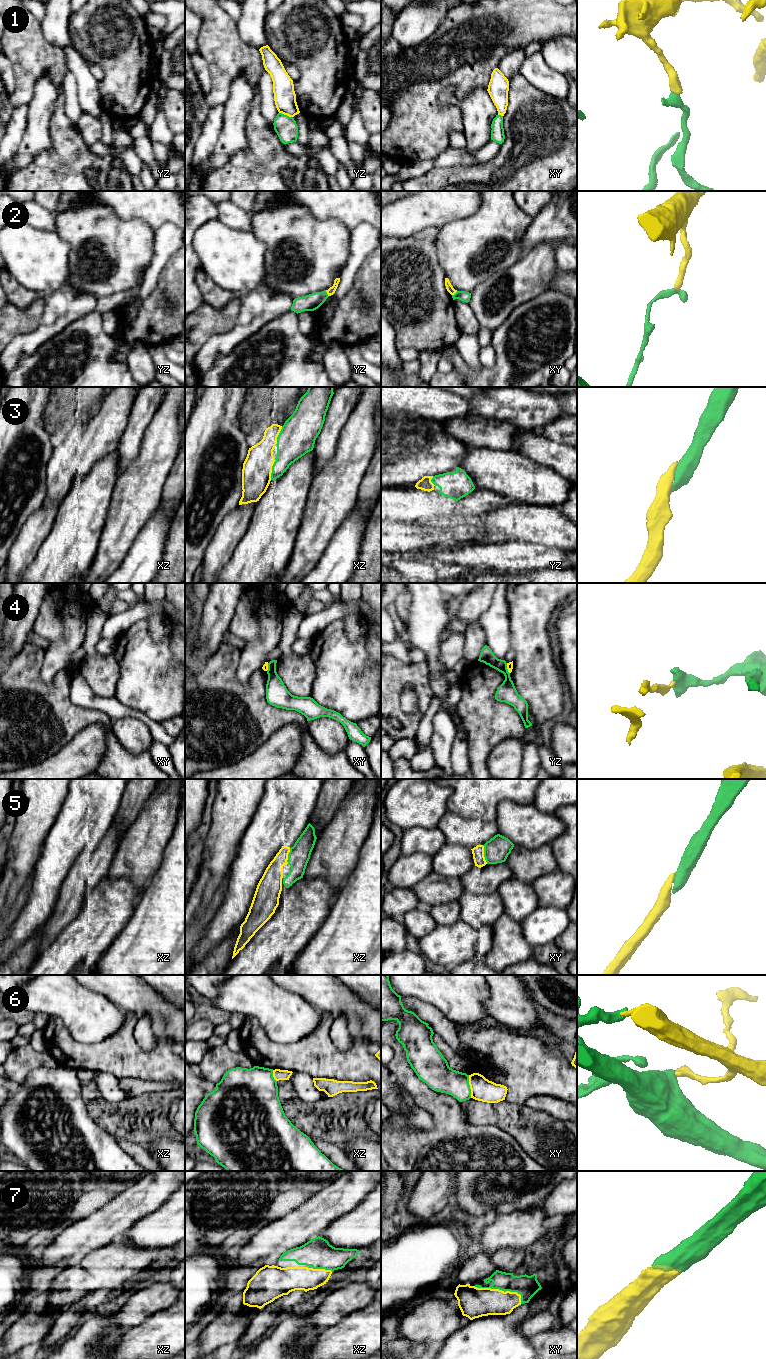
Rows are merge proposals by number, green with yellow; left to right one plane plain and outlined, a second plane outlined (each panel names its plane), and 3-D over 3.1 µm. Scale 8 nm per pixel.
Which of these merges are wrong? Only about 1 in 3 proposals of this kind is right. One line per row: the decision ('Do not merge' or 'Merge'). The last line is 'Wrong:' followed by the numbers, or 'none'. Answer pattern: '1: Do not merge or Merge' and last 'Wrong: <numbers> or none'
1: Do not merge
2: Do not merge
3: Merge
4: Do not merge
5: Merge
6: Do not merge
7: Merge
Wrong: 1, 2, 4, 6

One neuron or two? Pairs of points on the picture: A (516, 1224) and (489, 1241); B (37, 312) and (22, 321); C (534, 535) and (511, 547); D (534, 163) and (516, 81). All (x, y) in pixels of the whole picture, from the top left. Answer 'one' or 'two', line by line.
A: one
B: one
C: two
D: one

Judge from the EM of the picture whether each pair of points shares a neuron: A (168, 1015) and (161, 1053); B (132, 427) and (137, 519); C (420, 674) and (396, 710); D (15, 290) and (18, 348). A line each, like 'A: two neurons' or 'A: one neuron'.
A: two neurons
B: two neurons
C: one neuron
D: two neurons

